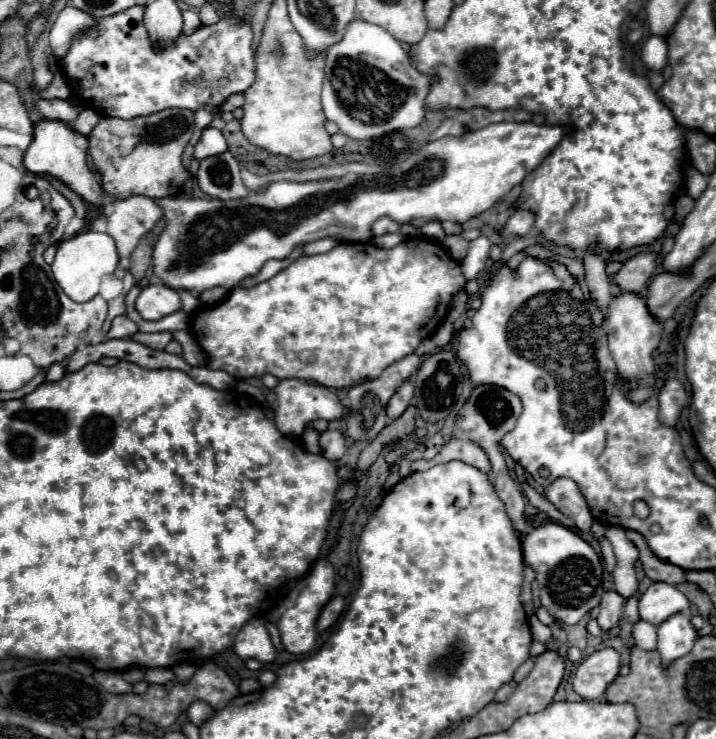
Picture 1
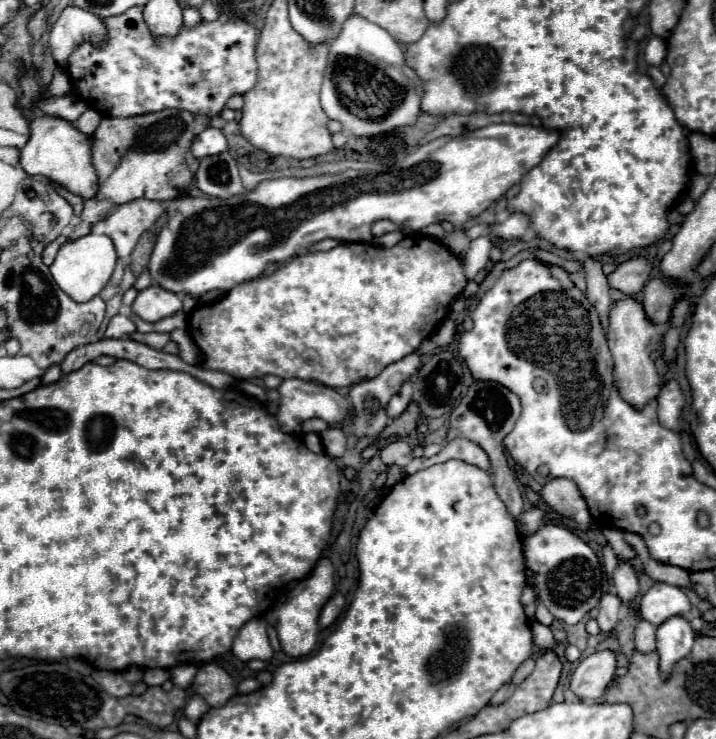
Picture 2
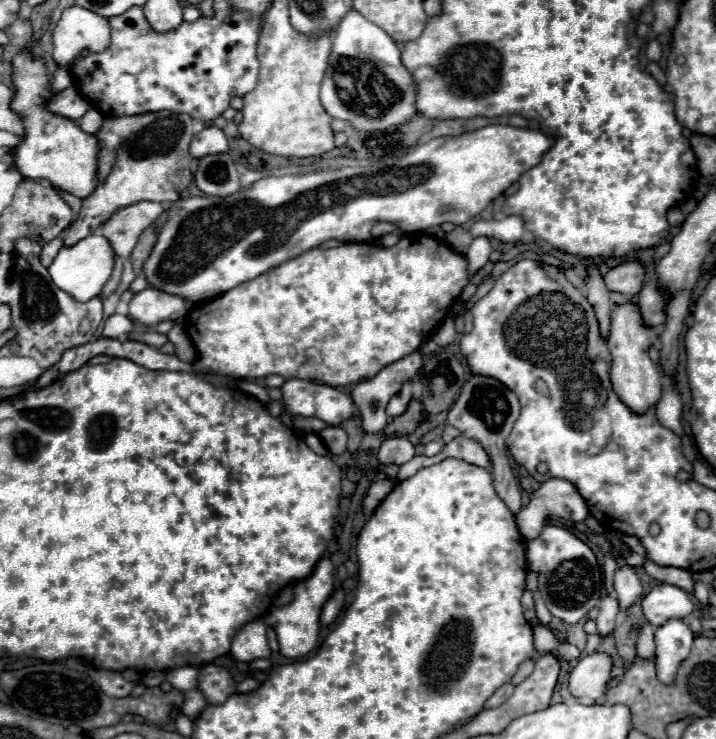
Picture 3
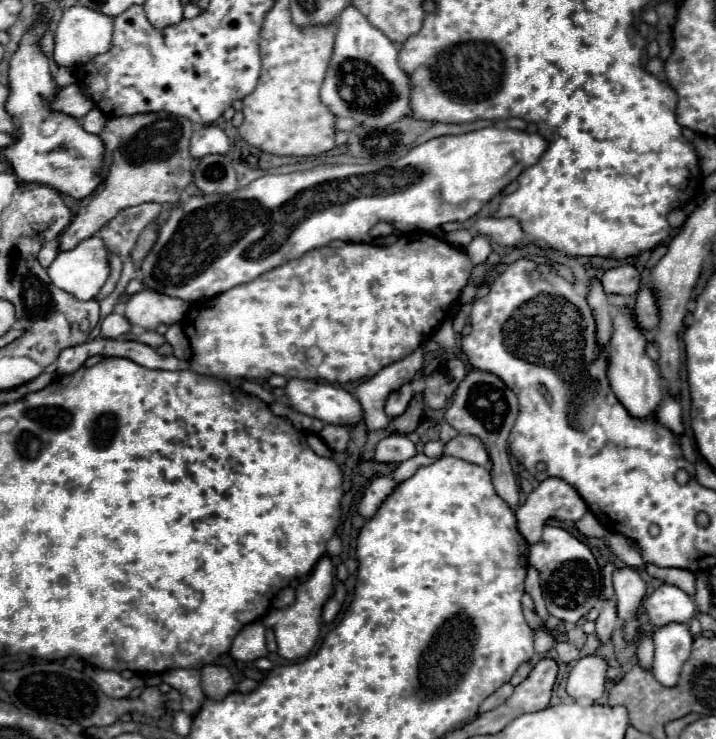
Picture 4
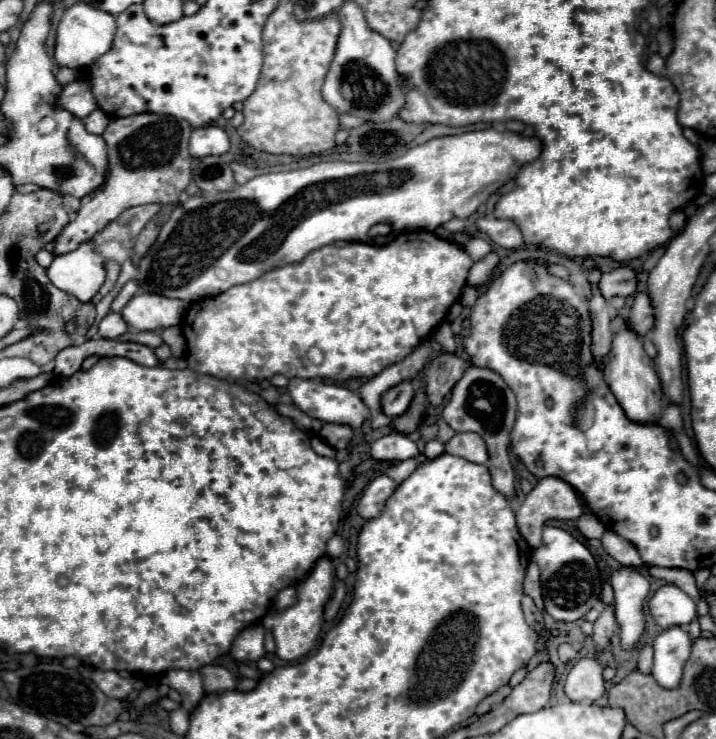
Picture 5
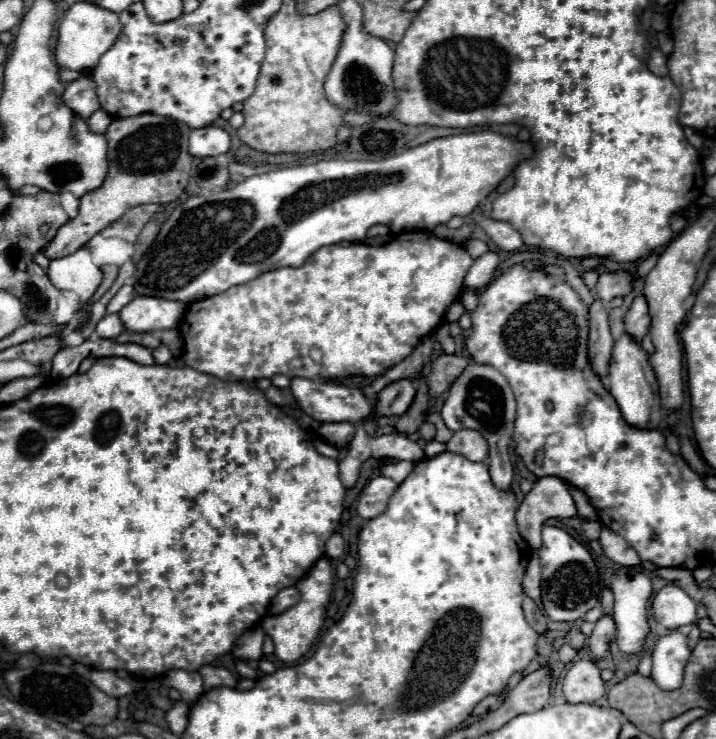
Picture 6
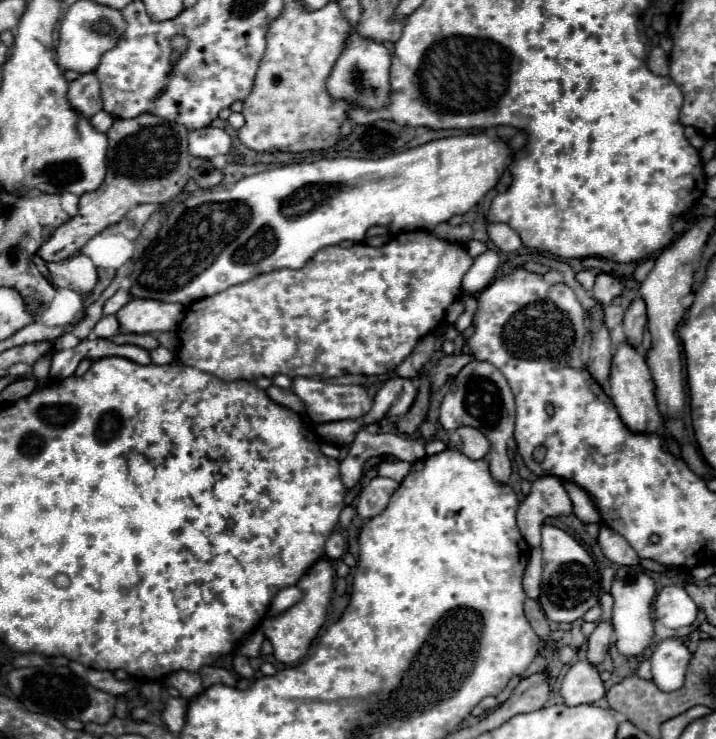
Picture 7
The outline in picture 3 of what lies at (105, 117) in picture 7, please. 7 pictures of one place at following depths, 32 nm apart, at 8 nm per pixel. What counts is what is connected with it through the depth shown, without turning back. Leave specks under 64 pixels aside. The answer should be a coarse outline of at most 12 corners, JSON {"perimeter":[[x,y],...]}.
{"perimeter":[[96,108],[78,120],[86,134],[96,134],[102,126],[102,116]]}

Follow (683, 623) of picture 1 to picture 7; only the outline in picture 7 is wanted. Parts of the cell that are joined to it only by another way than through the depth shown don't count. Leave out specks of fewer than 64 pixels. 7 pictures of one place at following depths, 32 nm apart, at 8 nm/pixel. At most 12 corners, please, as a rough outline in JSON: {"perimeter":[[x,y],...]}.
{"perimeter":[[682,636],[660,640],[652,680],[672,692],[684,684],[690,652]]}

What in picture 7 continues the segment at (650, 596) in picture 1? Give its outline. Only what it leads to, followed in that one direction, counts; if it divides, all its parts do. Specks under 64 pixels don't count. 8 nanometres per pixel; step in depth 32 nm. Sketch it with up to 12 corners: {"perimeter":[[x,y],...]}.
{"perimeter":[[682,586],[658,592],[654,612],[678,630],[696,620],[698,606]]}

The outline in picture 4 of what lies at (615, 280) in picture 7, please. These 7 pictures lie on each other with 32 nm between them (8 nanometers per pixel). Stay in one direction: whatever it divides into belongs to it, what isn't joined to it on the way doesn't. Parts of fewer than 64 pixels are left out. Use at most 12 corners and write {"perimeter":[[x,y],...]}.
{"perimeter":[[622,264],[602,276],[606,294],[636,294],[640,270]]}

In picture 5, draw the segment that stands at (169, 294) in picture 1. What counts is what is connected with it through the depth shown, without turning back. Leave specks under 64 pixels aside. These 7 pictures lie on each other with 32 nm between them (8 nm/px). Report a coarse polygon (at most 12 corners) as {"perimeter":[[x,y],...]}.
{"perimeter":[[136,294],[122,310],[128,326],[158,330],[184,320],[186,302]]}

